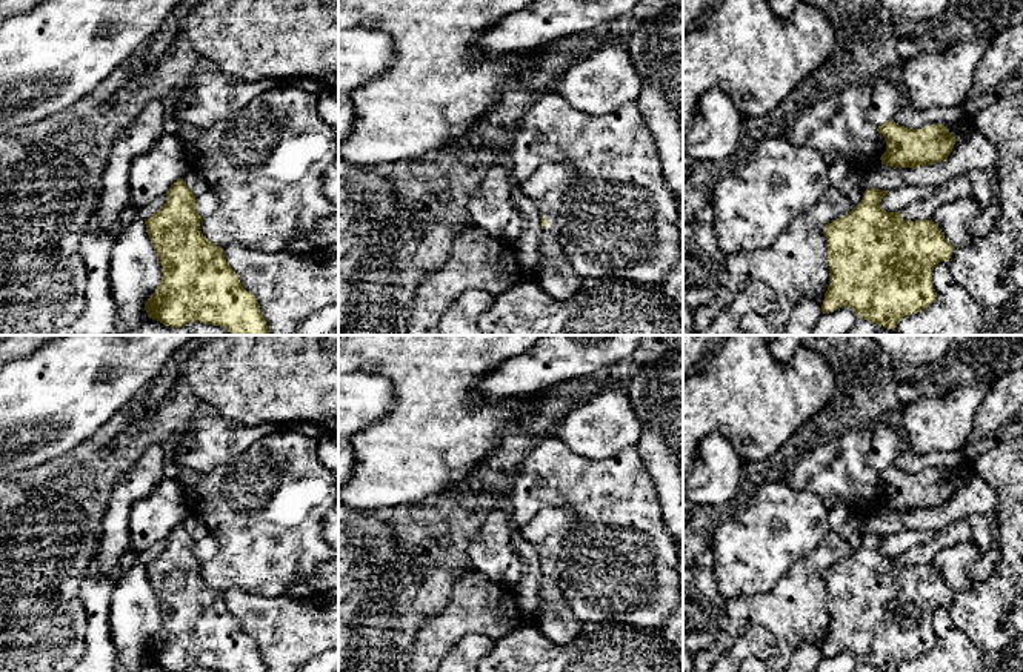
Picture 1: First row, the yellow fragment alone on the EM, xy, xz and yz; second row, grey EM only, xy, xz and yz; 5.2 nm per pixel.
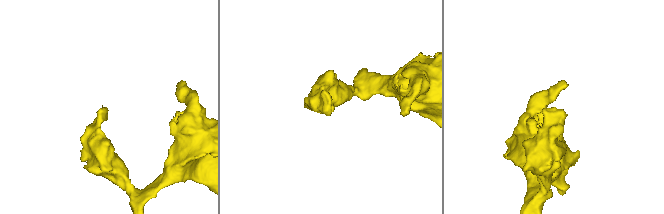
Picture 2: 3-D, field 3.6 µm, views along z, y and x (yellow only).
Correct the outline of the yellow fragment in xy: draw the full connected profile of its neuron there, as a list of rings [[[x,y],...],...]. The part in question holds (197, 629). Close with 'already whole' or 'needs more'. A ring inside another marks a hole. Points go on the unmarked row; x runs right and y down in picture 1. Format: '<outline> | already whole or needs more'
[[[183,523],[171,529],[166,541],[166,547],[145,564],[163,617],[160,629],[145,647],[148,661],[171,672],[192,666],[220,672],[268,672],[255,640],[242,630],[238,620],[225,603],[223,592],[202,578],[195,540]]] | already whole

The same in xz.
[[[548,507],[534,520],[520,526],[520,537],[528,541],[541,560],[540,600],[543,609],[534,626],[555,644],[574,641],[585,629],[578,621],[557,586],[555,566],[565,554],[569,532],[578,524],[574,511],[568,507]]] | needs more

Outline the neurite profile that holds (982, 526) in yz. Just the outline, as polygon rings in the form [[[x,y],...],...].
[[[968,514],[963,518],[969,523],[974,534],[974,544],[981,554],[995,544],[992,520],[983,514]]]

